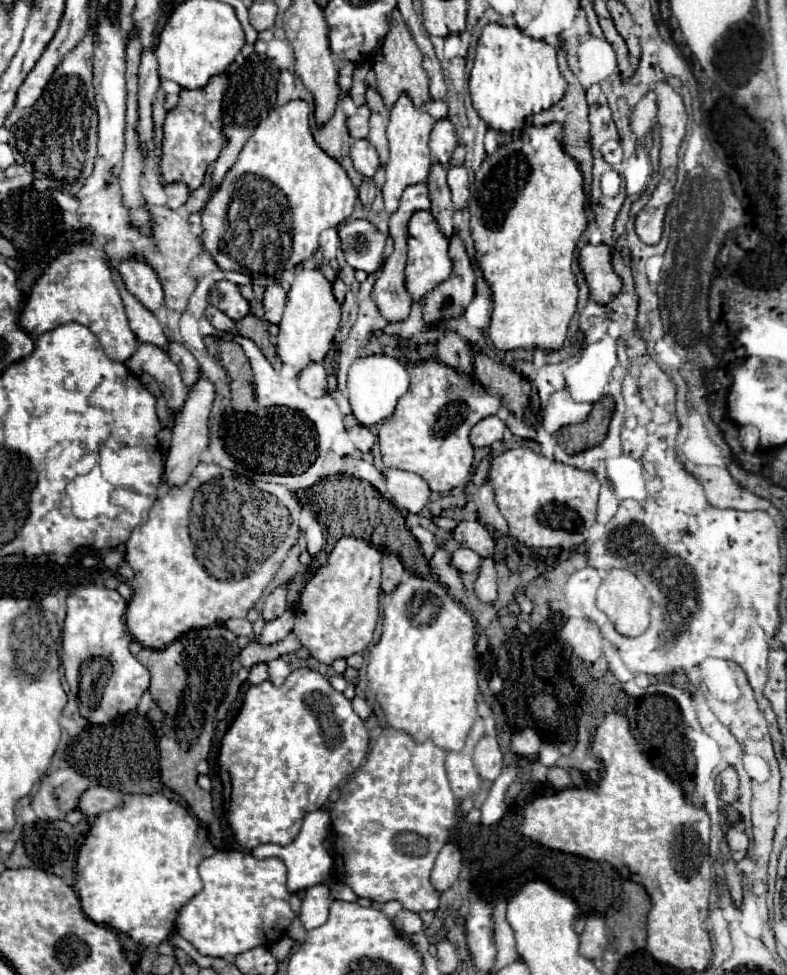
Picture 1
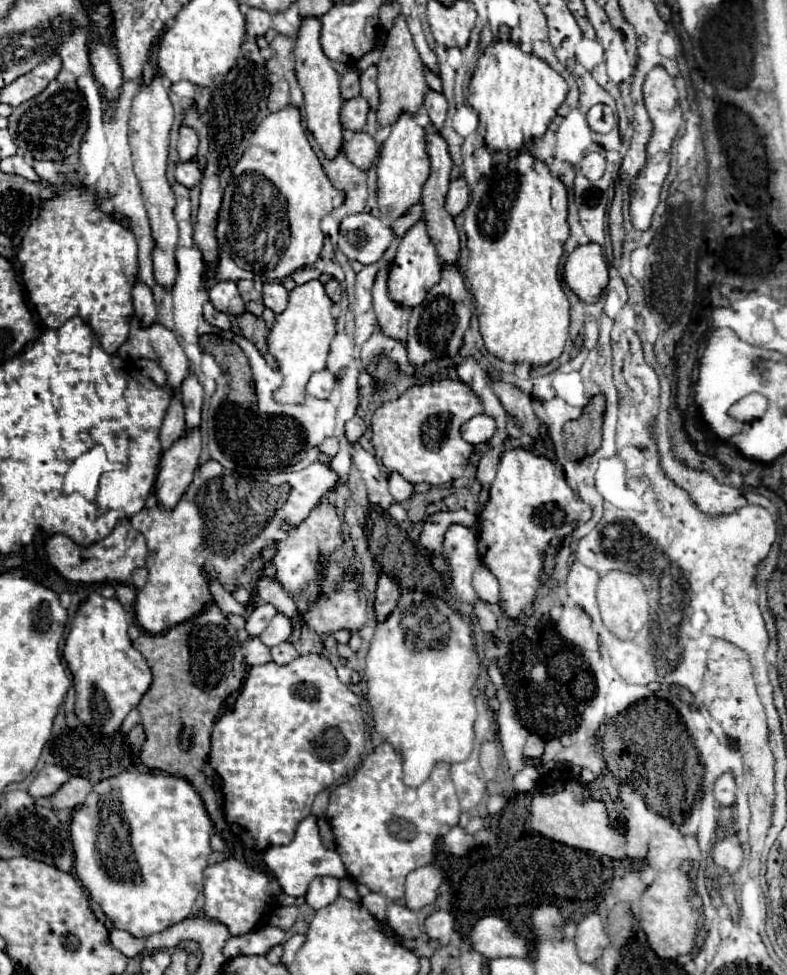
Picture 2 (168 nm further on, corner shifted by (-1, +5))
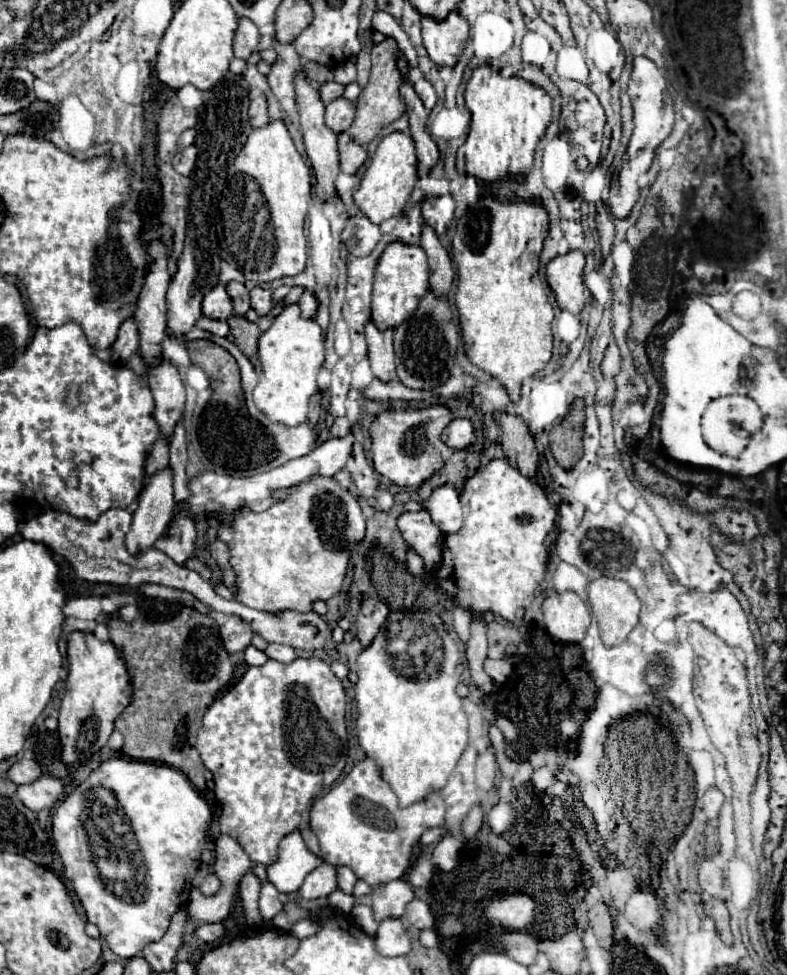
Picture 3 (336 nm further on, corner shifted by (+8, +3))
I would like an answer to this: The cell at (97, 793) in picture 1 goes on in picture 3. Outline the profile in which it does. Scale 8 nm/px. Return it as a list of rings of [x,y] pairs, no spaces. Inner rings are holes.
[[[40,776],[34,784],[18,786],[18,798],[34,812],[40,812],[44,808],[52,808],[58,798],[64,794],[64,782],[60,778],[52,776]]]

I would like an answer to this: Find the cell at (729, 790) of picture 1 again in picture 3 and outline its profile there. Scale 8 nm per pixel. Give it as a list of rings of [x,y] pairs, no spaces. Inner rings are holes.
[[[710,788],[710,790],[704,794],[704,812],[708,814],[710,820],[718,818],[720,808],[722,808],[722,802],[724,802],[724,794],[722,794],[718,788]]]

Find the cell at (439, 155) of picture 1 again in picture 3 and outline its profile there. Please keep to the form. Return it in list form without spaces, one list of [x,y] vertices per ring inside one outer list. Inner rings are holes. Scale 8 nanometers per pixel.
[[[424,78],[418,80],[414,84],[414,90],[420,96],[420,100],[424,102],[424,108],[426,110],[432,110],[436,106],[436,92],[434,92],[434,88],[432,88],[432,84],[428,80],[424,80]]]

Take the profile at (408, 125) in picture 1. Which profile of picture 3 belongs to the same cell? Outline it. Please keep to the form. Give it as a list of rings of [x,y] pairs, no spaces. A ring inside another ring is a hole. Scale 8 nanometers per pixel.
[[[390,132],[378,144],[378,150],[372,158],[372,164],[366,168],[360,188],[354,192],[356,206],[364,212],[368,220],[380,224],[392,216],[400,216],[408,204],[410,192],[418,180],[416,174],[416,146],[410,134],[406,132]]]

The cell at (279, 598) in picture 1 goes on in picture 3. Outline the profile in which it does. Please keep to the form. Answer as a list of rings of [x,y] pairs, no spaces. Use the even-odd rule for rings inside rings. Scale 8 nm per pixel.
[[[230,616],[228,622],[220,628],[220,636],[230,654],[242,654],[246,646],[250,646],[254,630],[238,616]]]

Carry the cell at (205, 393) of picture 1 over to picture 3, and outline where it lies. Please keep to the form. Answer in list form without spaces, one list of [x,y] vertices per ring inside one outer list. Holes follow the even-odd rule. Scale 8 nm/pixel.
[[[172,468],[154,472],[140,494],[138,510],[134,512],[132,526],[126,534],[130,554],[152,548],[154,542],[166,532],[174,508],[174,474]]]

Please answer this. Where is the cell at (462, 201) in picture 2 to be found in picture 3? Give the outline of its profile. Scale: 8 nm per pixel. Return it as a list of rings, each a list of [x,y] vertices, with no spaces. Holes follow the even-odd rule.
[[[452,194],[428,198],[422,202],[422,220],[426,220],[426,224],[430,224],[440,236],[450,226],[454,218],[454,208],[456,208],[456,202]]]

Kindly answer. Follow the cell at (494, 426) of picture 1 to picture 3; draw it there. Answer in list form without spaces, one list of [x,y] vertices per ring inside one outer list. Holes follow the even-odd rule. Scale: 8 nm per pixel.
[[[454,418],[448,426],[446,432],[442,432],[442,440],[450,444],[454,450],[464,450],[472,444],[474,440],[474,426],[468,418]]]

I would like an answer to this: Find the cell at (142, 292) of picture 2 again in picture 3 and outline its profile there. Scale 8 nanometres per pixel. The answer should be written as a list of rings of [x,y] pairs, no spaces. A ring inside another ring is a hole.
[[[130,316],[122,322],[120,332],[118,332],[118,340],[112,346],[114,348],[112,364],[126,364],[128,358],[138,350],[138,342],[140,342],[138,324],[136,324],[134,316]]]

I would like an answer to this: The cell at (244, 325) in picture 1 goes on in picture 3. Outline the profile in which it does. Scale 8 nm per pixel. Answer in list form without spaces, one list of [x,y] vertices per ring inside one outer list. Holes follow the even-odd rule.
[[[230,316],[228,324],[230,324],[230,336],[232,336],[234,344],[238,344],[238,348],[242,348],[242,352],[246,352],[246,356],[250,356],[250,362],[254,364],[254,368],[260,374],[262,364],[258,360],[258,338],[262,332],[260,332],[258,324],[252,324],[242,316]]]

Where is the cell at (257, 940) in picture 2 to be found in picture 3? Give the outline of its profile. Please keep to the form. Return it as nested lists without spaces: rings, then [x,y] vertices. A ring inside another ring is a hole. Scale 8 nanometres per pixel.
[[[206,924],[206,926],[196,930],[196,936],[202,942],[218,942],[218,940],[222,940],[226,936],[226,928],[222,924]]]

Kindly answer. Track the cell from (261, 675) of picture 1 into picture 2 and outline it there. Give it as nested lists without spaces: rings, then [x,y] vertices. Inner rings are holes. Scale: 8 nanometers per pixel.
[[[251,638],[247,644],[247,656],[245,658],[251,666],[255,666],[255,664],[267,664],[271,660],[271,654],[269,654],[269,648],[259,638]]]

